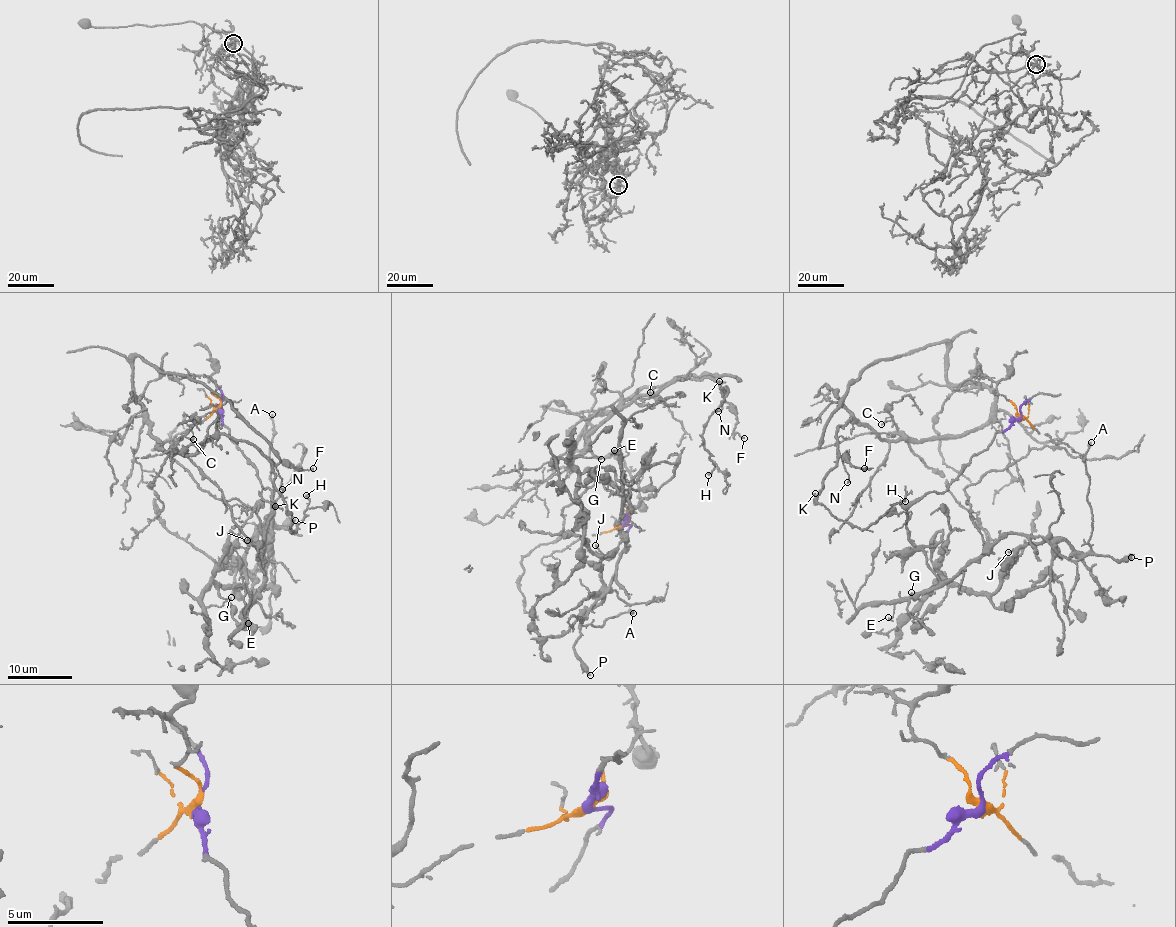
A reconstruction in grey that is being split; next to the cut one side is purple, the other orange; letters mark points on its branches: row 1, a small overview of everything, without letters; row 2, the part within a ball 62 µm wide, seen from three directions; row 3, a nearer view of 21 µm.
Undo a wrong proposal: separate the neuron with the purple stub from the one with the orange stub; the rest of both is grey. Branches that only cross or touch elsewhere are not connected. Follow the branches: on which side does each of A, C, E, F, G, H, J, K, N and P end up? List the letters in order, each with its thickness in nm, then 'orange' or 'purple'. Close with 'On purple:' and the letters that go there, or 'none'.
A: calibre 200 nm; purple
C: calibre 110 nm; orange
E: calibre 170 nm; purple
F: calibre 120 nm; orange
G: calibre 160 nm; purple
H: calibre 170 nm; orange
J: calibre 140 nm; purple
K: calibre 100 nm; orange
N: calibre 140 nm; orange
P: calibre 280 nm; purple
On purple: A, E, G, J, P

